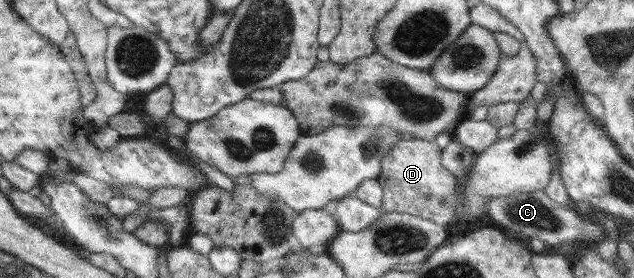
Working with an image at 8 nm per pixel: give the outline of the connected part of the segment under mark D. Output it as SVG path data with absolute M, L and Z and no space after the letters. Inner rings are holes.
M404 138L390 148L380 161L381 171L378 182L383 188L382 209L413 214L417 217L430 219L438 226L447 226L456 218L459 200L459 181L450 174L441 162L441 148L436 142L419 138Z

